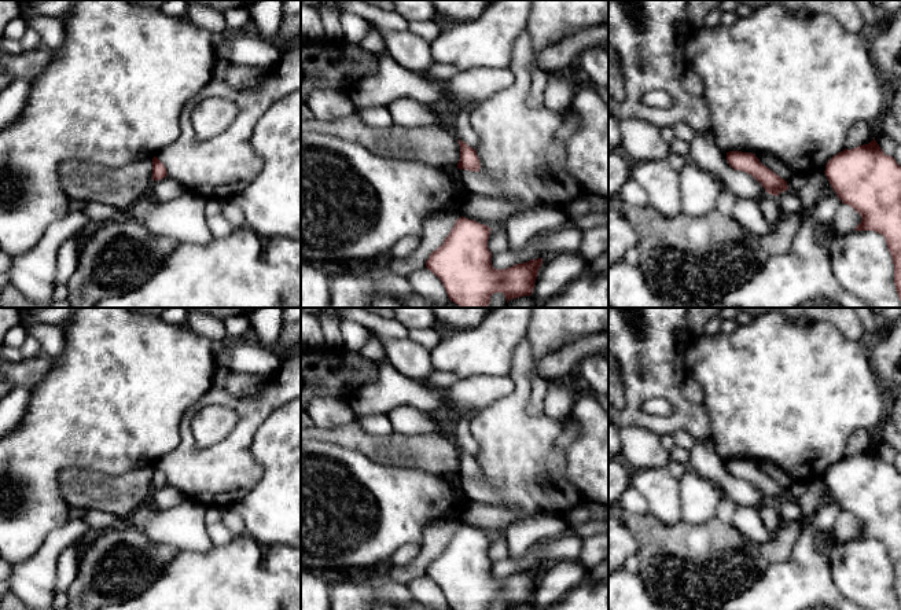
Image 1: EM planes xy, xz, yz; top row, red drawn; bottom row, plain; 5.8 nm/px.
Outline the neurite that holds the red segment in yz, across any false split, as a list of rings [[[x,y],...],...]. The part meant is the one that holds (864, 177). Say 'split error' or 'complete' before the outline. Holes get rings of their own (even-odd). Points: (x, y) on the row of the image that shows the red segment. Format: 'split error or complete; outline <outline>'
complete; outline [[[875,137],[871,143],[838,152],[824,170],[832,190],[842,203],[861,216],[854,231],[875,231],[885,236],[894,264],[894,284],[901,301],[901,166],[886,155]]]

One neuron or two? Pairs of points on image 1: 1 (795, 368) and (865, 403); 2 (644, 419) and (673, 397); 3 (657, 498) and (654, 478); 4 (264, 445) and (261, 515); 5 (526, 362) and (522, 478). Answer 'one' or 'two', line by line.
1: one
2: one
3: one
4: one
5: one

